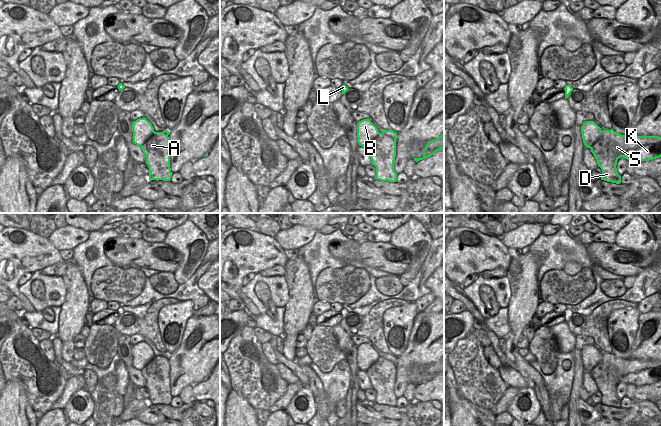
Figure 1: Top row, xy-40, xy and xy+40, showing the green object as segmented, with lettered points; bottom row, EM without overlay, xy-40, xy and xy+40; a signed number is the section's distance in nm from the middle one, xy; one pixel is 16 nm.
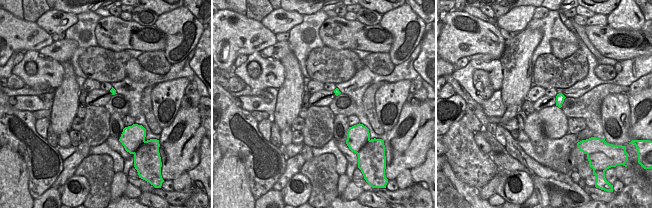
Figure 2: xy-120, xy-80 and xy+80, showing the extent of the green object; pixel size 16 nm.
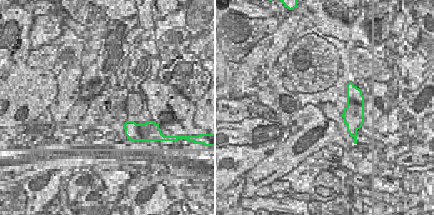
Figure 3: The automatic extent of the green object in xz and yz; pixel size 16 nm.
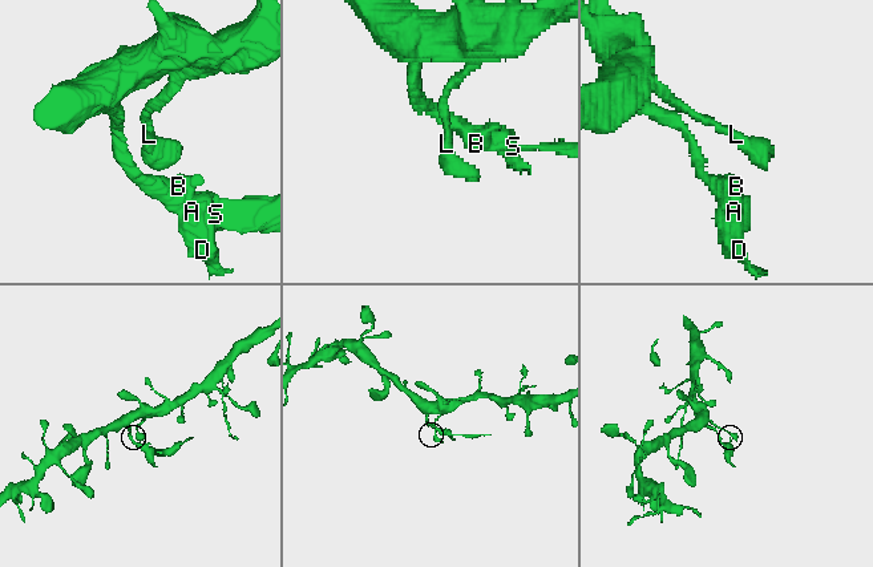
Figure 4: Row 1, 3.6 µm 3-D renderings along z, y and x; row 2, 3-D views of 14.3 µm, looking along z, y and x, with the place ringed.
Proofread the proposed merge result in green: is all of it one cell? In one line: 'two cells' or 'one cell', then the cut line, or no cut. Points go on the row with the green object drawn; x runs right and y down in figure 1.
two cells; cut in xy+40 along (603, 131), (603, 135), (590, 148)

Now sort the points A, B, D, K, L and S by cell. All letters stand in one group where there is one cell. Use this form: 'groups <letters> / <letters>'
groups A D K S / B L

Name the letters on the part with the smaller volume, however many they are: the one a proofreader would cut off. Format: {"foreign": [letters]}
{"foreign": ["A", "D", "K", "S"]}

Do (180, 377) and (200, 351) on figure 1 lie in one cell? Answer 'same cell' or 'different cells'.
same cell

